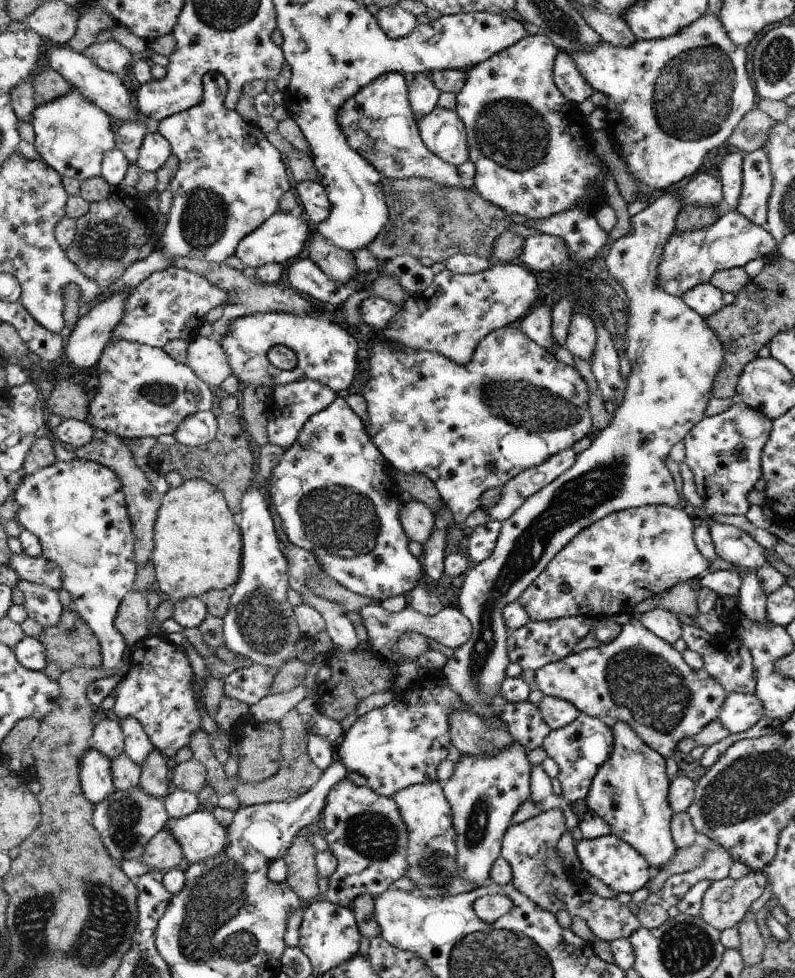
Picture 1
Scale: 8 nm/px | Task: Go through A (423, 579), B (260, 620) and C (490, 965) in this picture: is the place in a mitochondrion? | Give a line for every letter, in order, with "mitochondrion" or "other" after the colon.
A: other
B: mitochondrion
C: mitochondrion

